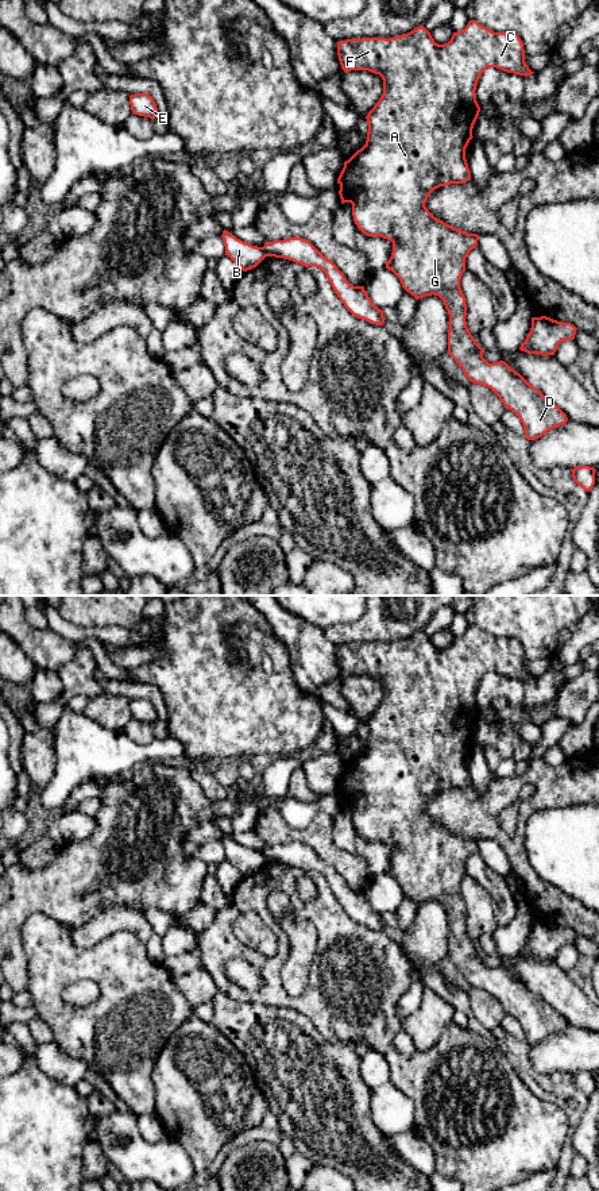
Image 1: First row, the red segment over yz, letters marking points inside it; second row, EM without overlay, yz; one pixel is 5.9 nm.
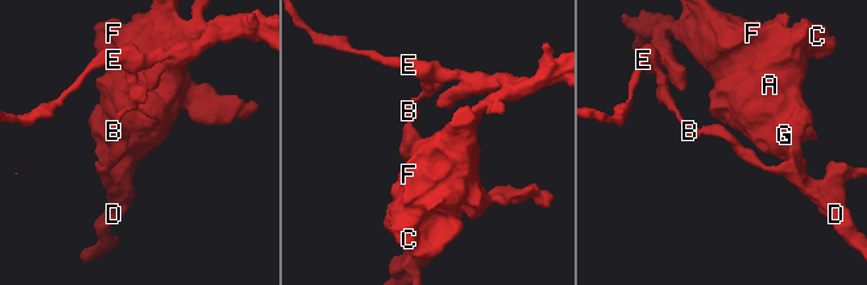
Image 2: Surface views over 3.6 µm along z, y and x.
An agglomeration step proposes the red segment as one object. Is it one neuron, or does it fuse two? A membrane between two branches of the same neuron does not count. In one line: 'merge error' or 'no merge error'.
merge error

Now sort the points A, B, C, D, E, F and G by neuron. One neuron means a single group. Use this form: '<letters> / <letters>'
A C D F G / B E

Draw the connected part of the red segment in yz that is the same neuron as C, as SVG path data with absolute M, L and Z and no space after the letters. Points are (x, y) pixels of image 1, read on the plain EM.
M469 625L464 635L453 637L451 645L444 650L436 648L430 637L424 631L420 631L407 639L389 644L340 645L337 647L337 660L345 678L368 675L379 679L383 685L383 699L366 721L368 726L366 749L344 767L337 783L341 809L352 809L353 826L364 840L380 841L393 847L393 857L386 874L399 883L406 897L416 905L434 899L444 906L449 918L448 959L463 974L464 980L471 987L490 992L503 1007L505 1013L519 1022L527 1045L536 1045L548 1036L565 1029L568 1026L567 1020L519 978L503 965L488 968L483 963L483 953L476 948L467 932L467 909L460 893L460 884L465 876L465 863L476 852L479 840L467 839L444 828L425 812L428 802L434 794L471 785L465 753L474 743L472 733L480 717L475 695L482 678L487 672L496 672L525 682L534 678L525 667L521 643L515 639L494 637L476 625Z

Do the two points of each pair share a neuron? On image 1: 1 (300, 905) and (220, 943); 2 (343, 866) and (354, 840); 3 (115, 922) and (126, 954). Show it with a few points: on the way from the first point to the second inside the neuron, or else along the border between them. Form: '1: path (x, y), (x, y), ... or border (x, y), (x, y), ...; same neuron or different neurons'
1: path (277, 885), (258, 886), (227, 917); same neuron
2: border (333, 823), (333, 841), (359, 855), (368, 875); different neurons
3: border (145, 943), (130, 932), (115, 931), (89, 947); different neurons

